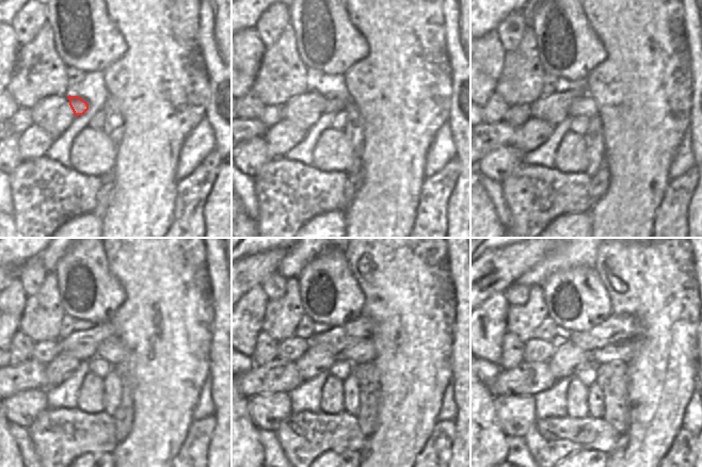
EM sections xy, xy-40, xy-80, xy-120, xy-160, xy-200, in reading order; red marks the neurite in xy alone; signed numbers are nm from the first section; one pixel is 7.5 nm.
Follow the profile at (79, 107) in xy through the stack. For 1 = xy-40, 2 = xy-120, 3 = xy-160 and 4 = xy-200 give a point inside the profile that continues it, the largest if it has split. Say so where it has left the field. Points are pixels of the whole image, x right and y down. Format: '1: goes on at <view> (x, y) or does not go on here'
1: goes on at xy-40 (332, 105)
2: goes on at xy-120 (113, 351)
3: goes on at xy-160 (363, 352)
4: goes on at xy-200 (625, 351)

